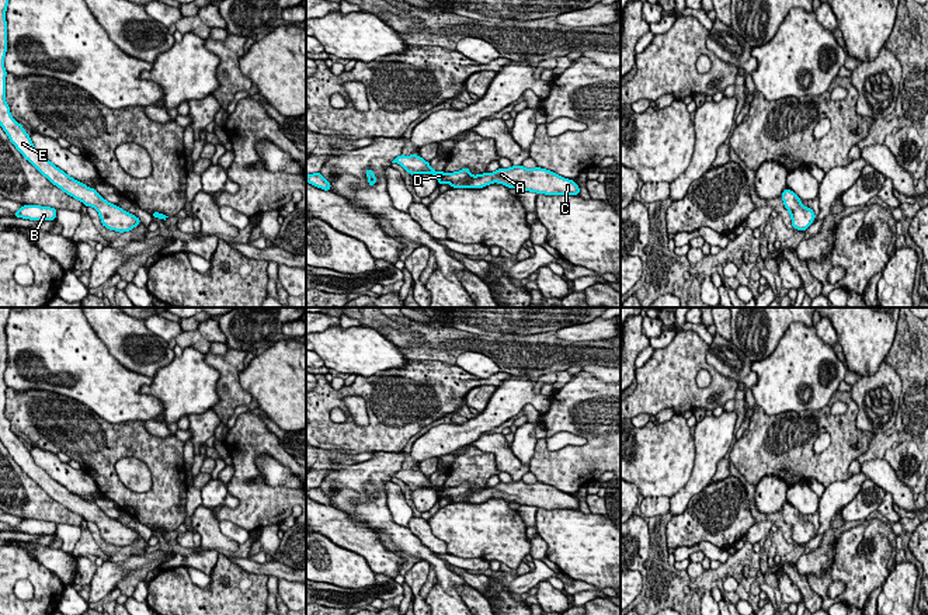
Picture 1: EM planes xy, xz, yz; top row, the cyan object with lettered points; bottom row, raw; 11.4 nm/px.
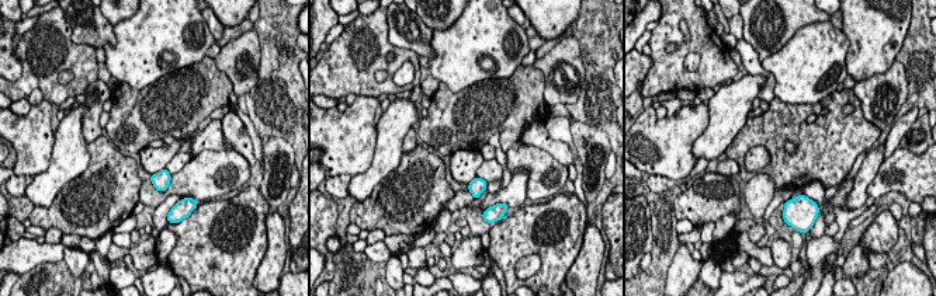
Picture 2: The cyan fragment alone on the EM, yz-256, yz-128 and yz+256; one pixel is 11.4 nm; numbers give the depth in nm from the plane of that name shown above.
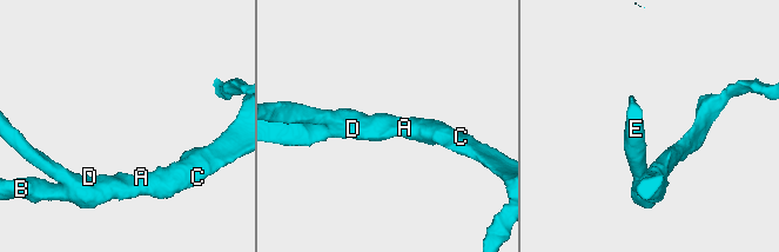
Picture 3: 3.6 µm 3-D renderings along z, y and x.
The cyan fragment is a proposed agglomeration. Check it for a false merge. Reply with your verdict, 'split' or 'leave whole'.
leave whole

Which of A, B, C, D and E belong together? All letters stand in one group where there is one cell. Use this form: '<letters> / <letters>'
A B C D E

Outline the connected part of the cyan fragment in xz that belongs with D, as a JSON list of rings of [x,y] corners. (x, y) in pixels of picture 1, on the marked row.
[[[418,154],[397,156],[392,163],[397,163],[404,167],[410,176],[416,174],[432,174],[439,184],[449,184],[452,188],[483,188],[489,184],[498,183],[508,188],[518,188],[519,191],[531,191],[545,195],[578,195],[578,185],[569,178],[560,177],[559,174],[535,167],[532,170],[525,168],[522,164],[510,168],[498,168],[494,173],[484,173],[472,176],[468,167],[455,173],[434,171],[428,161]]]

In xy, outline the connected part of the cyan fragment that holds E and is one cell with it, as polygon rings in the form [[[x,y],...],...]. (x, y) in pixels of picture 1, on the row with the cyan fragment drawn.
[[[0,0],[0,125],[3,131],[7,133],[10,142],[24,156],[24,159],[38,168],[39,173],[49,180],[49,183],[74,199],[81,201],[87,208],[95,208],[102,226],[119,233],[132,230],[142,223],[139,218],[121,209],[118,205],[110,204],[98,194],[98,191],[84,185],[83,183],[67,176],[63,170],[58,168],[46,159],[46,156],[35,149],[29,133],[27,133],[22,125],[11,117],[10,107],[4,98],[7,76],[4,69],[4,56],[7,52],[7,4],[8,0]]]

